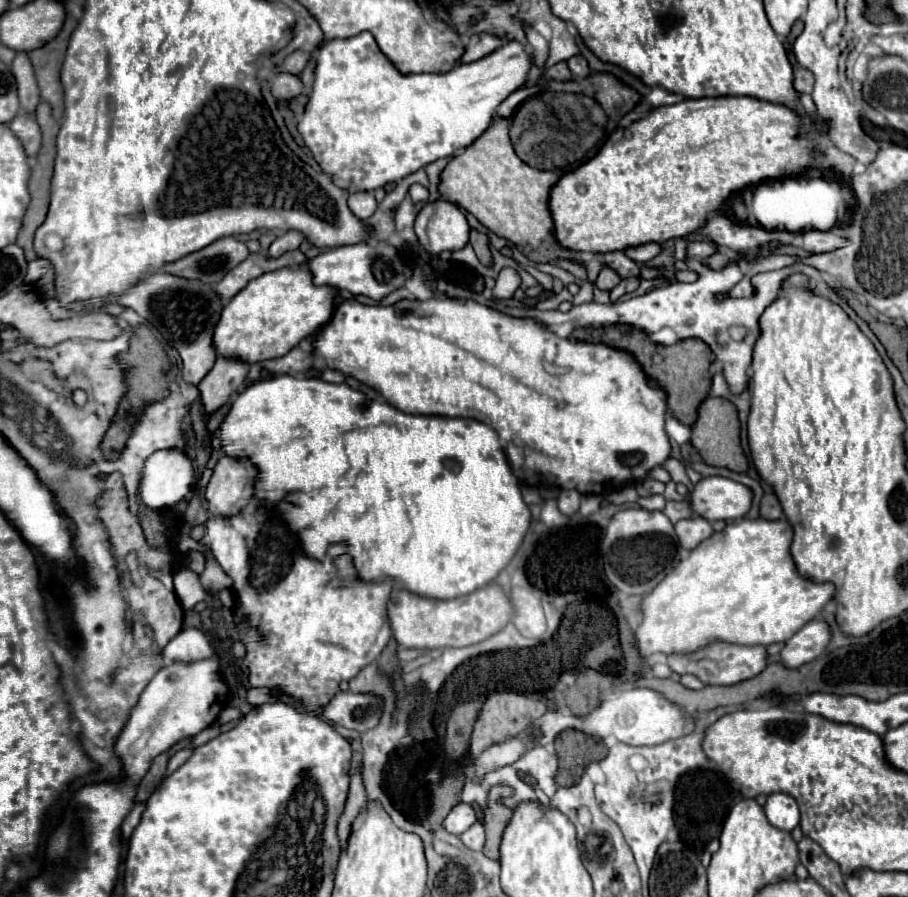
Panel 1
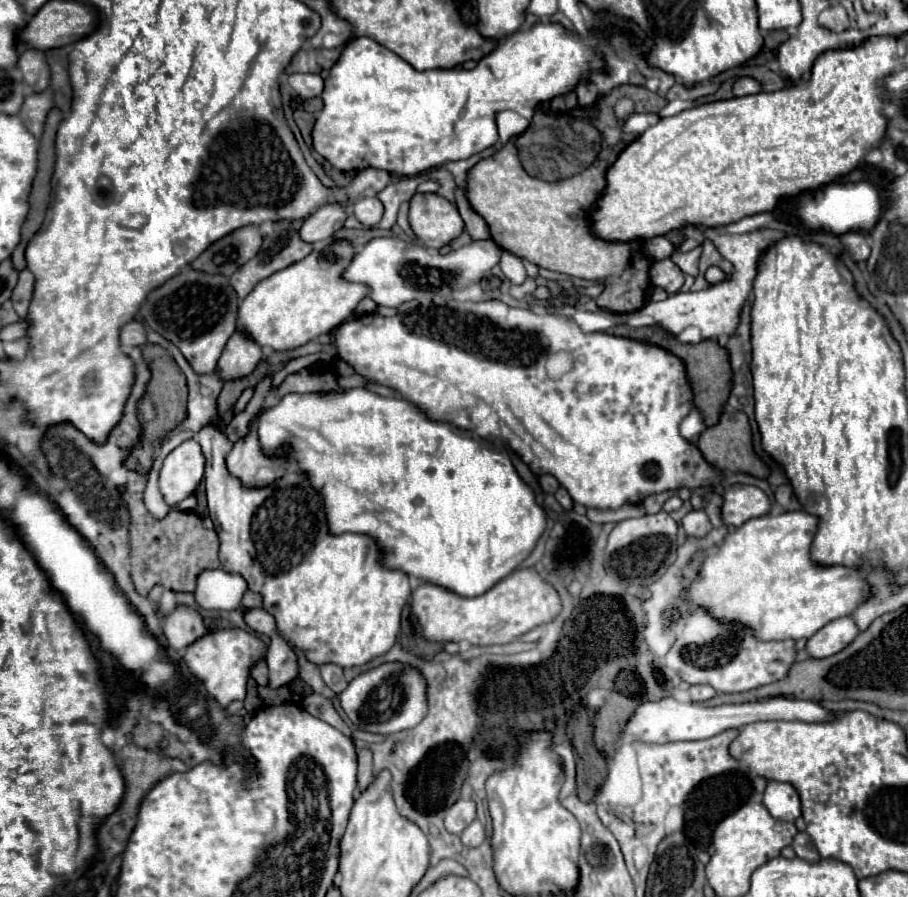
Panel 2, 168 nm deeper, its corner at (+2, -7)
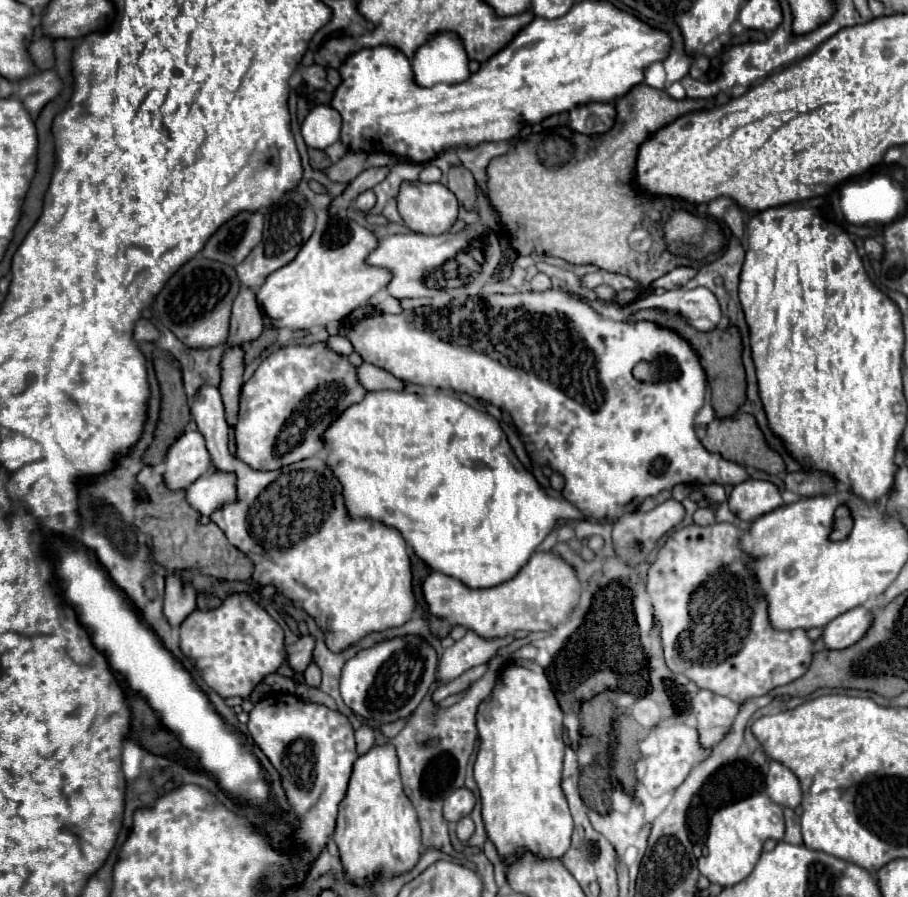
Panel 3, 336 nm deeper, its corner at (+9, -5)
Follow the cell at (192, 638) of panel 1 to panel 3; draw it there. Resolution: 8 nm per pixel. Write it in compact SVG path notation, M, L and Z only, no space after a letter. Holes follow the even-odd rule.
M178 577L166 579L164 597L164 617L172 627L178 627L192 611L196 611L196 591L184 587Z

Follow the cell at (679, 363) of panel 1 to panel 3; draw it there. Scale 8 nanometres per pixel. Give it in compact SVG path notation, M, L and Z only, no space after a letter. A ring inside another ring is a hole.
M640 311L636 315L630 317L630 323L636 321L652 321L660 327L666 327L670 331L676 331L682 339L686 339L690 343L690 347L694 349L694 353L700 357L702 369L706 371L706 381L710 385L710 403L714 409L716 417L730 417L736 413L736 409L744 403L746 399L746 383L744 383L744 367L740 363L740 353L742 353L742 341L740 341L740 333L736 327L728 327L728 329L714 329L708 333L698 333L694 327L690 327L682 317L668 317L664 311Z

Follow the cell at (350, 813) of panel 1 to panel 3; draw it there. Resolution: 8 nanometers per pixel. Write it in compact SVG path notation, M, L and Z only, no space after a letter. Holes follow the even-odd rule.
M362 725L356 731L356 751L358 755L366 755L374 747L374 729Z

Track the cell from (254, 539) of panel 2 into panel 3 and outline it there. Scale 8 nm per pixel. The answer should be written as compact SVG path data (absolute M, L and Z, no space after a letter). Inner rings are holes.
M202 387L192 405L192 417L206 441L212 465L210 473L224 471L236 475L236 501L218 507L210 519L224 531L226 539L240 549L252 563L252 579L258 585L272 585L294 607L308 613L324 631L326 647L342 653L368 633L382 633L390 627L404 625L414 613L416 599L412 593L412 573L406 543L396 529L390 529L370 519L350 519L342 503L342 489L330 469L324 465L324 455L302 459L278 471L254 471L230 453L230 433L224 415L224 403L216 387Z

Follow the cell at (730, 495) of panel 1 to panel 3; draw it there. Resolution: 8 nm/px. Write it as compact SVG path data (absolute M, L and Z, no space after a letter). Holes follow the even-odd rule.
M746 479L738 483L730 497L728 497L728 507L730 511L740 519L740 521L754 521L756 517L776 509L782 505L782 497L776 489L776 485L768 481L756 481L756 479Z

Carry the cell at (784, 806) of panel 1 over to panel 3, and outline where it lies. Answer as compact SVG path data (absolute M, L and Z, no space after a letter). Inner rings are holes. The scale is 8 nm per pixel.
M770 761L770 769L766 773L766 795L774 803L790 809L796 809L802 801L802 791L796 775L776 761Z

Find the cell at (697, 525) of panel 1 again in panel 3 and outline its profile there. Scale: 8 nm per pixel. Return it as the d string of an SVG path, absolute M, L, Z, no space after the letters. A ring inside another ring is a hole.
M704 507L704 509L696 509L694 513L694 523L696 525L712 525L714 523L714 511Z

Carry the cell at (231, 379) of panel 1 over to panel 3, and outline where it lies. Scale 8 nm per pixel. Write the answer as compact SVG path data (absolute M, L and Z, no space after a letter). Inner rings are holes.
M242 289L232 307L230 331L224 347L238 347L260 337L264 329L264 317L256 305L254 291Z

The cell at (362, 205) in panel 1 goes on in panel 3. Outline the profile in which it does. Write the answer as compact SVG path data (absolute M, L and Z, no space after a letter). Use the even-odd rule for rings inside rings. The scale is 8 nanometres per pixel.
M364 191L362 195L358 195L358 199L354 201L354 207L368 213L372 207L376 205L376 195L372 191Z

